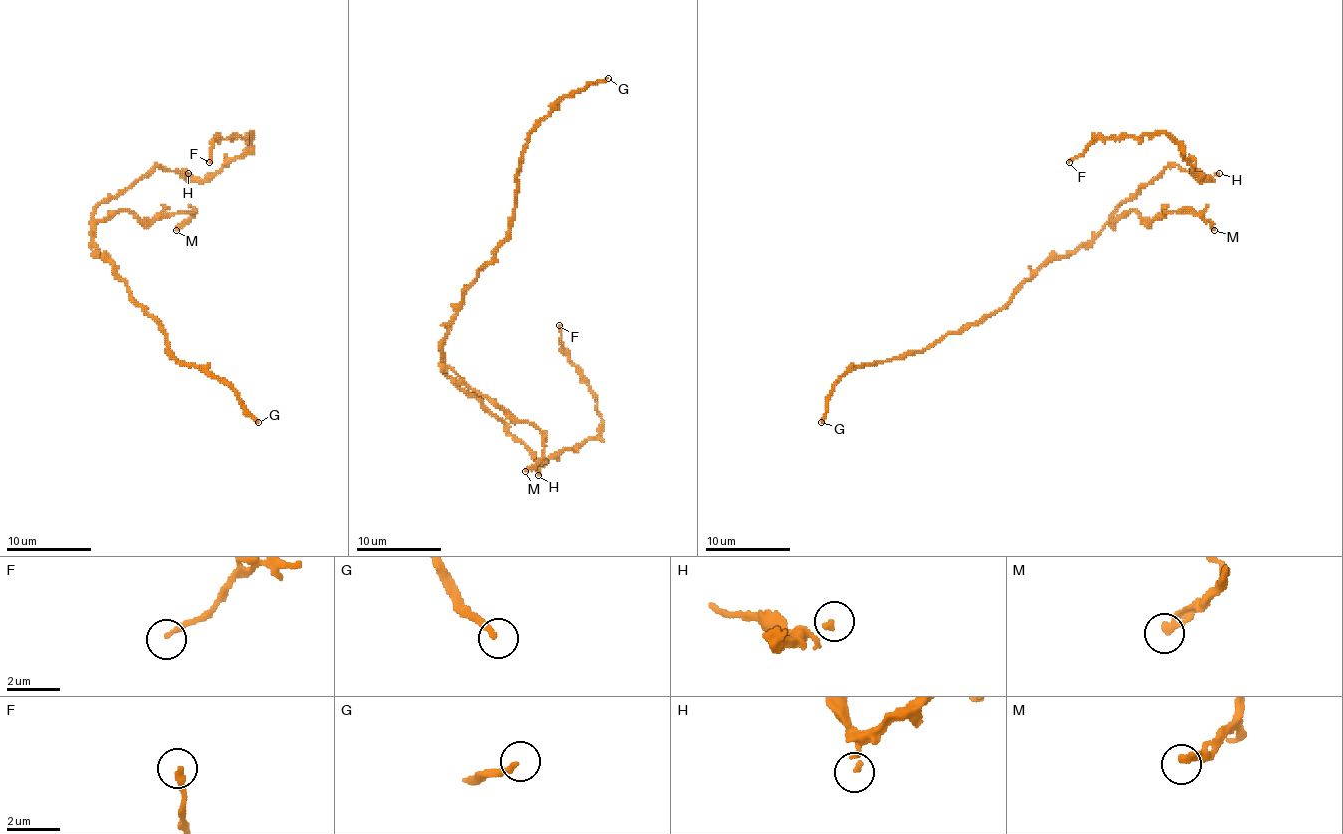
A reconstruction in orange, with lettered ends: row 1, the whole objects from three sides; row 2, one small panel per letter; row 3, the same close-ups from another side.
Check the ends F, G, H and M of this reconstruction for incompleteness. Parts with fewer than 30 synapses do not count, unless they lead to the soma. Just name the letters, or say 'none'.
none

